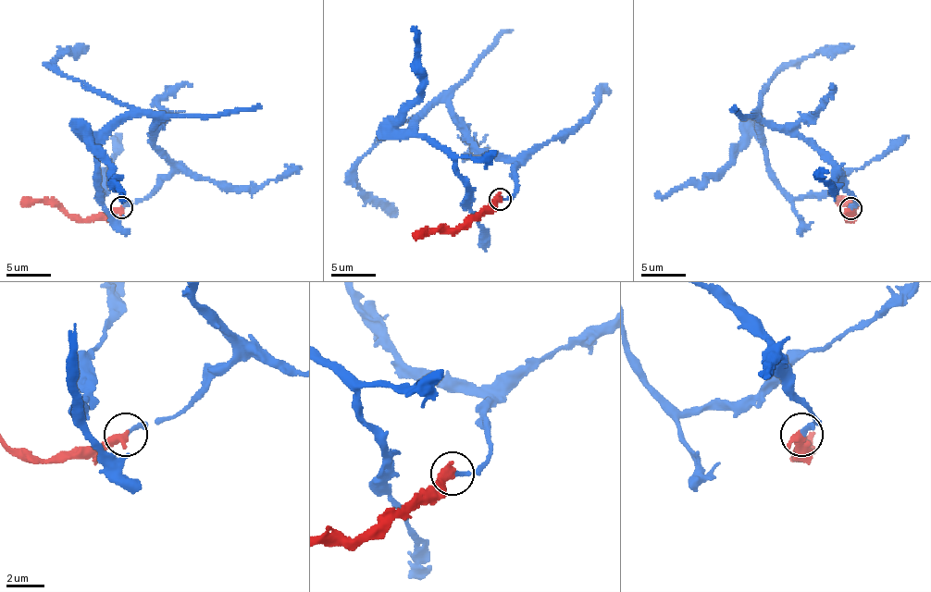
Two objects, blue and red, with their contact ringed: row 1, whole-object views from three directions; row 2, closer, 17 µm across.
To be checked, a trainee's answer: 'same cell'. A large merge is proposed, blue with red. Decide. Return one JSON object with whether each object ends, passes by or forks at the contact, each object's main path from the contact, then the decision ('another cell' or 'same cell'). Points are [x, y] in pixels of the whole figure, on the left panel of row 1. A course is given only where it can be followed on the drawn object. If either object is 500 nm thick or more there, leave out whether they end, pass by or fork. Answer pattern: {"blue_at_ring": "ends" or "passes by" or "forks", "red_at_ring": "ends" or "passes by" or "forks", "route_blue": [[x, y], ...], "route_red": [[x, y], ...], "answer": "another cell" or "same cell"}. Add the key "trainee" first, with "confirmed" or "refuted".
{"trainee": "confirmed", "route_blue": [[122, 208], [144, 199], [171, 166], [154, 144], [153, 118], [141, 115], [97, 148], [95, 198], [117, 133]], "route_red": [[122, 208], [114, 208], [91, 219], [75, 219], [50, 202], [20, 203]], "answer": "same cell"}

